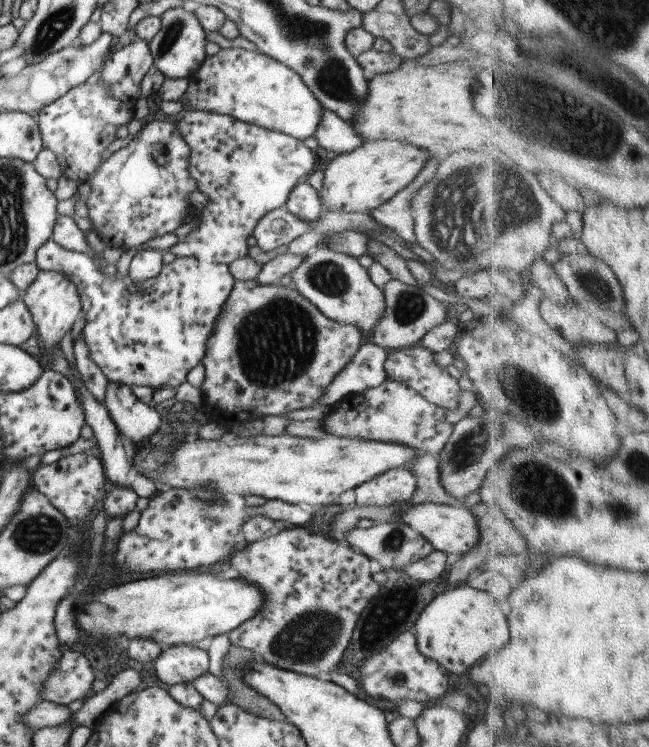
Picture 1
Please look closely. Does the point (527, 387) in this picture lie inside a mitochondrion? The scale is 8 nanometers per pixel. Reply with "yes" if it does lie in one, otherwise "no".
yes

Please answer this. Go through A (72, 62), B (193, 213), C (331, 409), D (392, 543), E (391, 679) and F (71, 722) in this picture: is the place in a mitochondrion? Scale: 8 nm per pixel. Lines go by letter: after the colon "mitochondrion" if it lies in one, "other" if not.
A: mitochondrion
B: other
C: other
D: mitochondrion
E: mitochondrion
F: other

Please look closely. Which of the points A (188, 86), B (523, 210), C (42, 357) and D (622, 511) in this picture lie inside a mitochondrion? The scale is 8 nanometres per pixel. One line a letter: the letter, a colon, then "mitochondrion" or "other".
A: other
B: mitochondrion
C: other
D: mitochondrion

